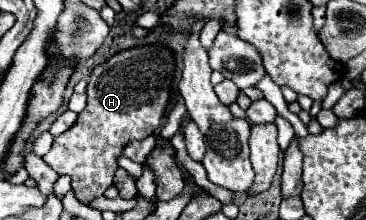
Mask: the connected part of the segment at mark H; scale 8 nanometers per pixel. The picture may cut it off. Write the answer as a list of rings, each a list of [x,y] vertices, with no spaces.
[[[157,45],[117,53],[93,69],[87,85],[87,109],[79,113],[77,123],[67,133],[55,137],[51,151],[45,155],[49,167],[71,177],[75,197],[81,203],[101,197],[113,185],[113,175],[119,167],[117,157],[127,143],[153,135],[161,125],[175,81],[173,71],[173,53]]]

